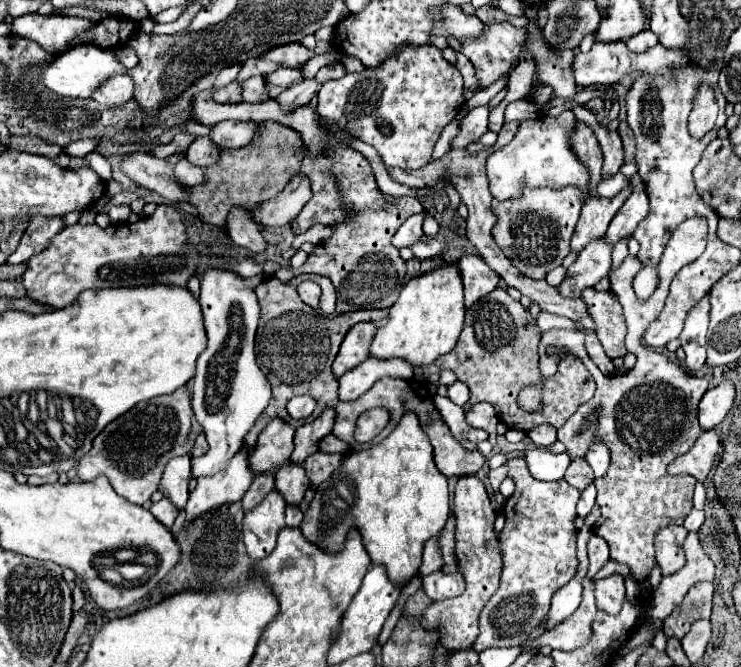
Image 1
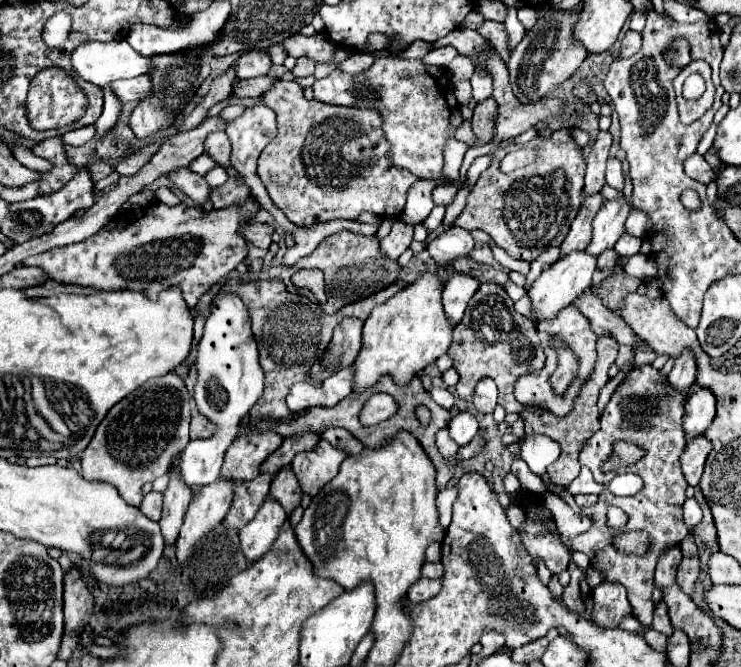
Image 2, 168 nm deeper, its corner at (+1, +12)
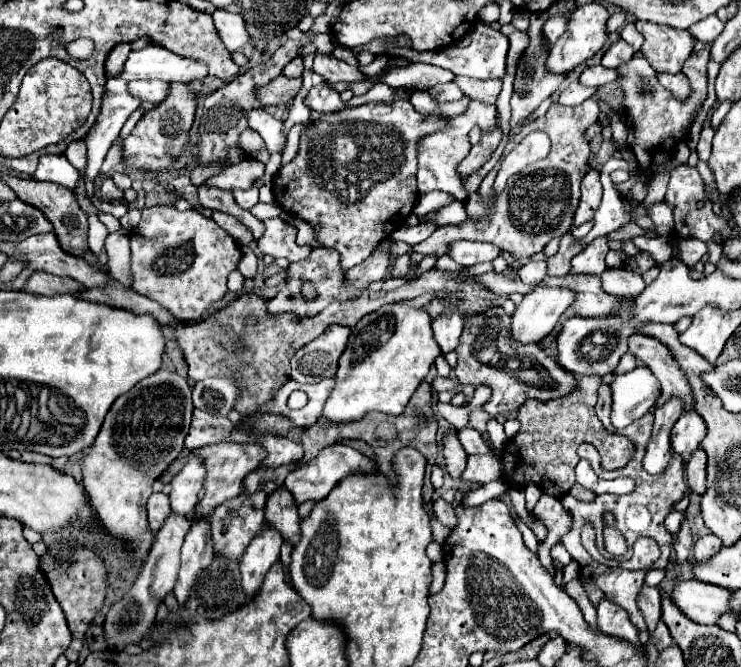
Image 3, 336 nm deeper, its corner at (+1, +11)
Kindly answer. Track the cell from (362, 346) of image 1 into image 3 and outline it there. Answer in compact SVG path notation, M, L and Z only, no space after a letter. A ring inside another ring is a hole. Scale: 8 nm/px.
M331 325L323 335L307 343L295 353L291 377L297 383L319 383L337 373L337 361L347 347L351 329L345 325Z

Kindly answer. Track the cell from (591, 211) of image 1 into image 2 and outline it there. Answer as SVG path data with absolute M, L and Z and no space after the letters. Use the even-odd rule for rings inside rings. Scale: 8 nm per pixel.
M595 194L595 196L589 196L589 198L583 200L581 210L579 210L577 218L571 224L571 230L569 230L567 238L561 244L561 256L567 256L569 252L575 252L575 250L585 250L589 246L591 222L593 222L595 214L599 212L601 204L603 204L601 194Z

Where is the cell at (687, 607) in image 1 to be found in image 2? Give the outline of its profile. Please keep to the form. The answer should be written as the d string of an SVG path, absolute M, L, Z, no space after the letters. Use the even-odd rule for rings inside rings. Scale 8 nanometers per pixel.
M683 556L679 568L677 568L677 584L685 594L693 592L693 584L699 576L699 560L697 558L687 558Z

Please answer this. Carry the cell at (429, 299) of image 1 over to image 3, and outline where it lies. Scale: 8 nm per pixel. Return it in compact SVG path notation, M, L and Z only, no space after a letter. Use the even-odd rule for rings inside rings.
M391 303L369 313L351 329L347 349L335 373L337 385L325 403L323 417L333 423L347 423L361 419L369 411L399 415L439 355L441 349L425 309Z

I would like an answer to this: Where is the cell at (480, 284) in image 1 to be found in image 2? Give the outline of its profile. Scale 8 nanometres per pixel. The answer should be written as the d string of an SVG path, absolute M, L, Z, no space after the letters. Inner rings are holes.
M451 274L449 282L443 288L443 310L449 324L457 326L465 314L465 308L471 296L477 292L479 282L465 274Z

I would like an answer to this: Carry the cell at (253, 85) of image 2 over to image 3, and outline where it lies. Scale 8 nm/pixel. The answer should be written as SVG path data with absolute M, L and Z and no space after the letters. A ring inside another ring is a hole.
M285 75L275 77L273 81L269 81L263 87L257 87L257 101L263 103L265 107L273 105L273 107L285 107L289 103L289 99L293 99L297 95L297 91L301 89L301 79L285 79Z

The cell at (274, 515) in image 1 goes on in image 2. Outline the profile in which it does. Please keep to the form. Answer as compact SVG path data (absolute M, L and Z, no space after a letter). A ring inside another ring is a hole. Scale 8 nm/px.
M271 496L265 500L257 516L241 528L239 538L241 538L241 550L247 558L249 564L257 562L261 556L269 552L273 546L275 538L279 536L279 530L283 522L287 520L285 510L281 508L279 502L275 502Z

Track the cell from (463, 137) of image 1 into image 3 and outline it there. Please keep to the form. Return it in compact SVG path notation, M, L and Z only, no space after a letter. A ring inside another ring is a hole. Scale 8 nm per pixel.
M477 23L473 29L471 29L471 45L467 47L445 47L445 49L437 49L437 51L413 51L411 48L393 49L389 51L388 55L395 55L399 57L405 57L412 63L431 63L431 65L437 65L437 67L443 67L443 69L449 69L453 71L455 75L469 75L473 79L501 79L505 75L505 55L507 55L507 47L509 47L509 41L495 29L483 25L483 23Z

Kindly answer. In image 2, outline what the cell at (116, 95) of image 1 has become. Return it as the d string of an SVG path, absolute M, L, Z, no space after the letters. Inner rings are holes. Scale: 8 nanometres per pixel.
M137 76L137 78L129 78L129 80L117 80L111 84L111 90L115 92L115 96L121 102L139 102L145 96L151 94L153 90L153 82L149 76Z

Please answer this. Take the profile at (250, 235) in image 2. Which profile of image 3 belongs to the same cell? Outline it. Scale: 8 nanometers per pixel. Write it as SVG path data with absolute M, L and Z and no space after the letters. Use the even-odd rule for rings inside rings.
M281 217L265 219L263 225L265 225L265 231L263 231L261 239L257 241L257 247L259 247L265 255L273 255L275 259L277 259L277 257L285 257L285 259L289 259L291 263L293 263L293 261L303 261L305 257L309 257L311 247L309 247L309 245L299 247L299 245L295 243L297 229L289 227Z

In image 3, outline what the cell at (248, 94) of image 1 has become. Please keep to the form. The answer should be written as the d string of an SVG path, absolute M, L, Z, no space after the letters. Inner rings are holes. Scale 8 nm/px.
M407 99L393 103L365 103L353 109L345 107L337 113L321 113L319 119L305 123L295 159L281 165L273 177L271 187L275 203L291 217L309 223L317 241L325 247L337 249L341 253L343 269L351 269L365 261L377 243L389 237L389 233L401 227L413 213L413 205L417 203L415 143L417 137L425 137L425 133L433 133L433 129L437 129L437 121L417 113Z

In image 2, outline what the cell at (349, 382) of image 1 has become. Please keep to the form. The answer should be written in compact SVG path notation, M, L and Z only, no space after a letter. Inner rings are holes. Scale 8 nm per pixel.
M341 368L327 380L323 380L321 386L297 382L291 392L287 394L287 406L291 412L309 410L315 406L329 408L341 402L345 396L351 394L351 382L353 382L353 368Z

